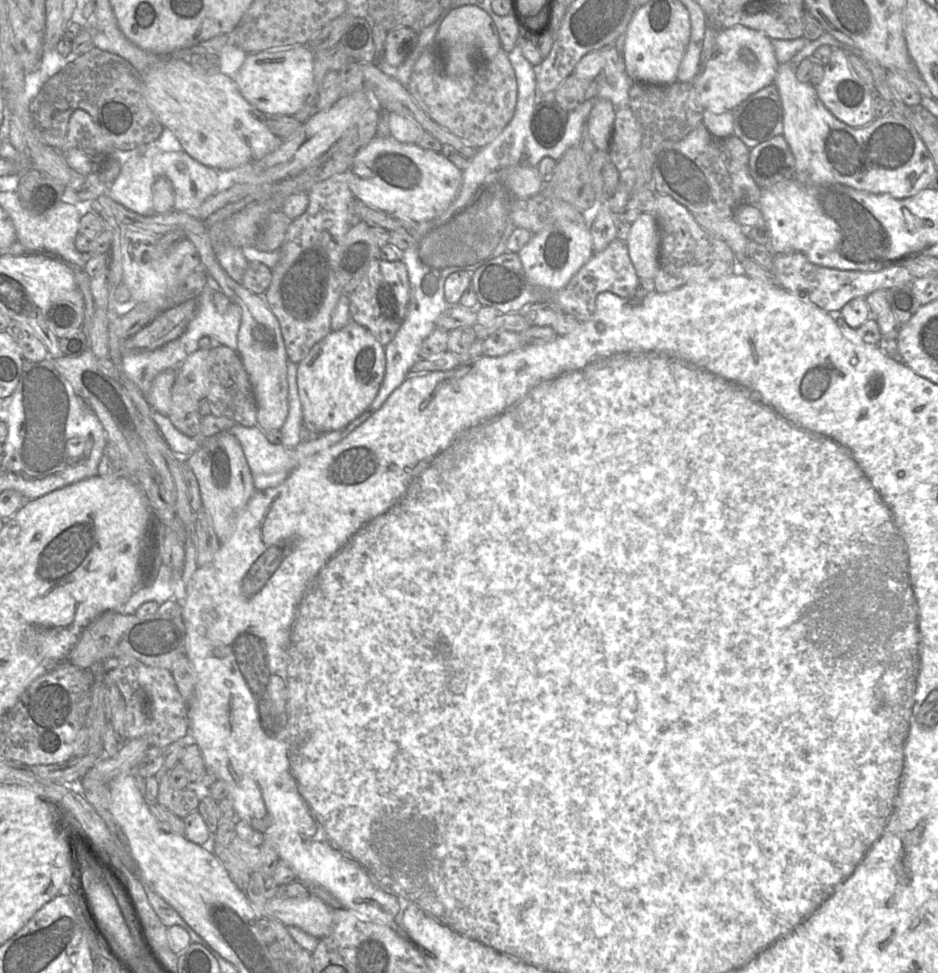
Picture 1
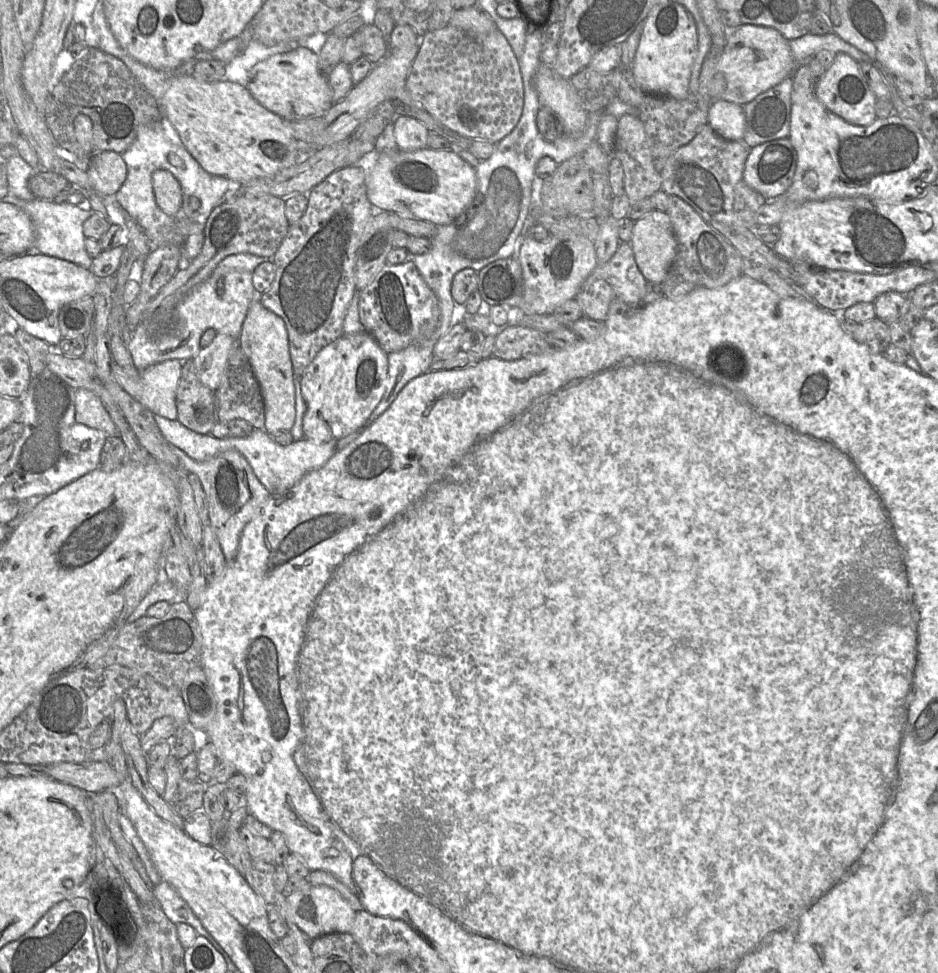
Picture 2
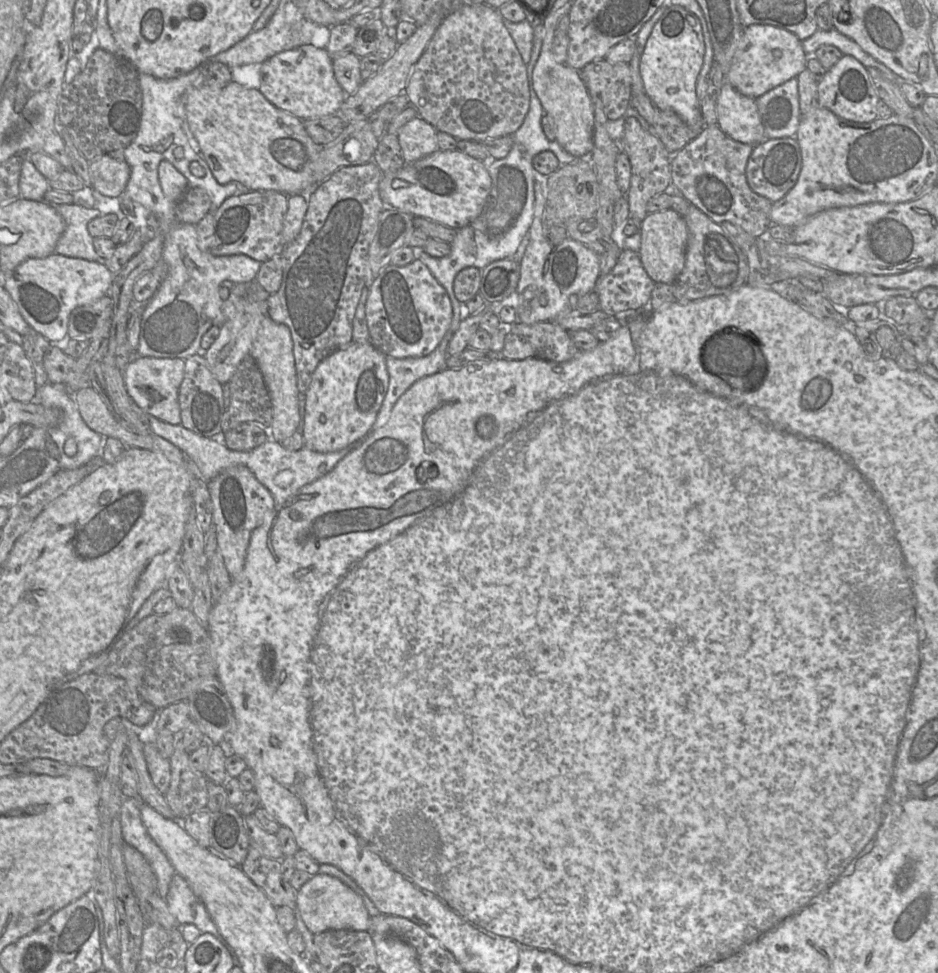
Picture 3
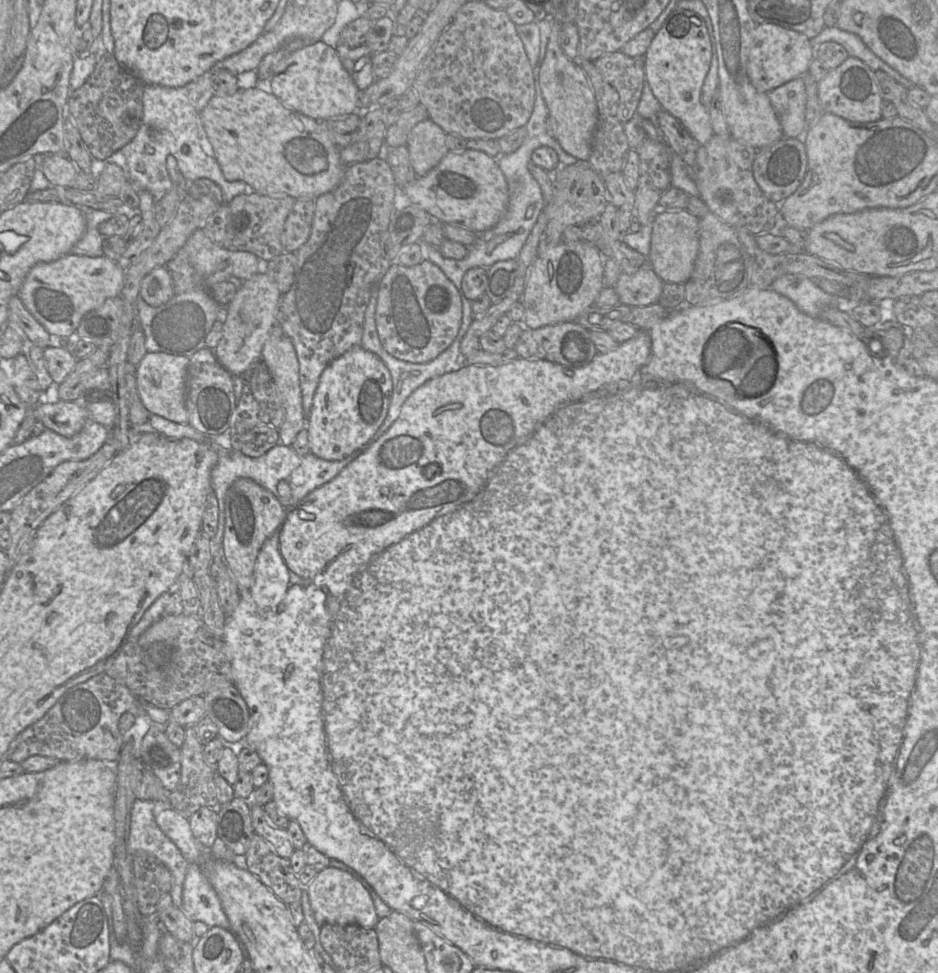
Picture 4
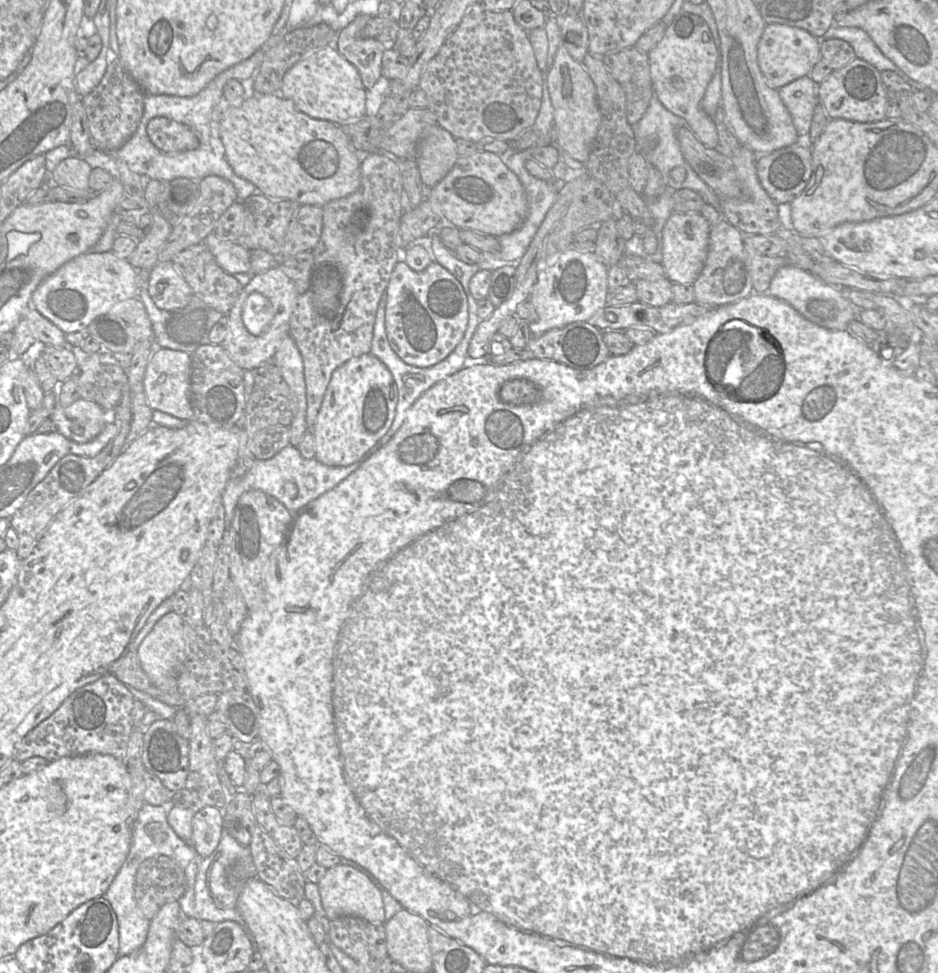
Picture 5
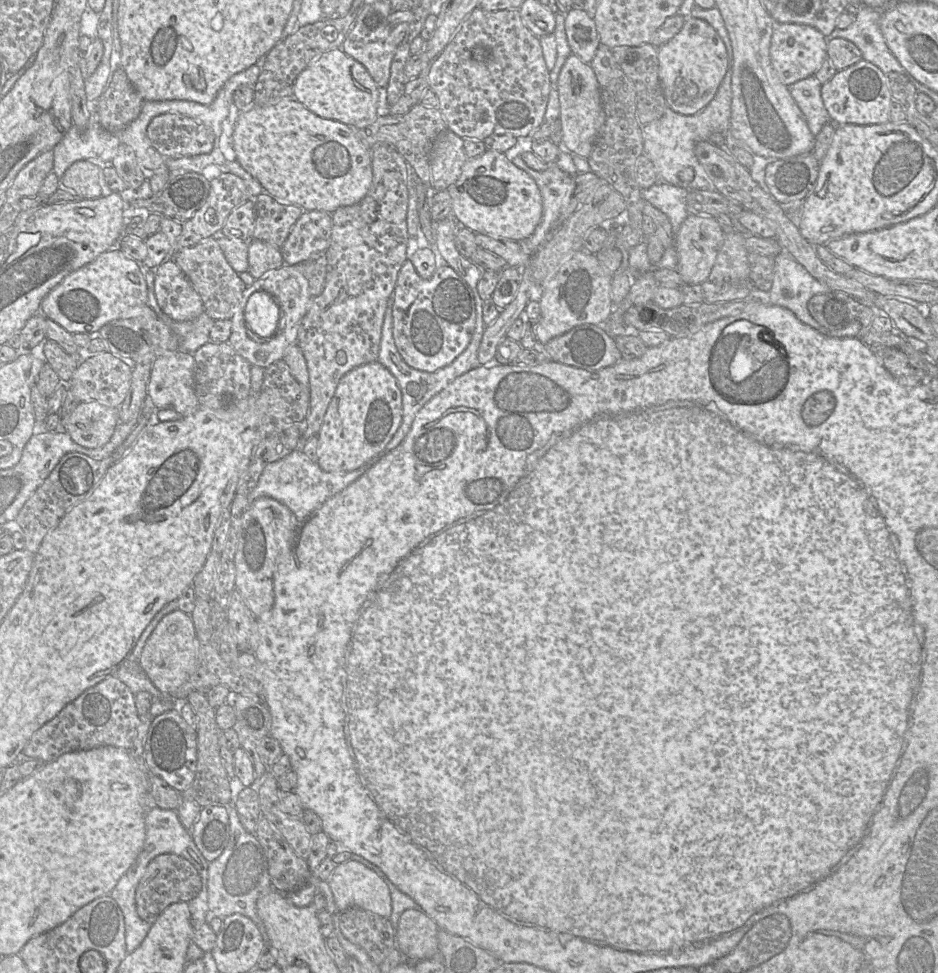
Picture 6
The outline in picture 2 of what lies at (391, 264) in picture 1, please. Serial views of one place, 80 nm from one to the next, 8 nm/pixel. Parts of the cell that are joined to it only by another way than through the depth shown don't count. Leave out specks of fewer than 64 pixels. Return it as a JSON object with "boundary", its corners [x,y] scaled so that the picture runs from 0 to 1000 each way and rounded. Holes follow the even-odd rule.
{"boundary":[[[434,267],[431,270],[412,271],[399,288],[383,302],[383,326],[388,340],[396,345],[412,362],[423,362],[441,351],[449,349],[459,341],[468,330],[467,307],[447,281],[442,271]]]}

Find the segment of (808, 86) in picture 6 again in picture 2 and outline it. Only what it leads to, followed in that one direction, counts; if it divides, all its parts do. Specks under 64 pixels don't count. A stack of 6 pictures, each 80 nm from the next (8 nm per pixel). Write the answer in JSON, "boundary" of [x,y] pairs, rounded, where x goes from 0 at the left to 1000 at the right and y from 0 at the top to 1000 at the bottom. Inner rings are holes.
{"boundary":[[[845,78],[792,108],[795,122],[792,143],[802,152],[841,141]]]}

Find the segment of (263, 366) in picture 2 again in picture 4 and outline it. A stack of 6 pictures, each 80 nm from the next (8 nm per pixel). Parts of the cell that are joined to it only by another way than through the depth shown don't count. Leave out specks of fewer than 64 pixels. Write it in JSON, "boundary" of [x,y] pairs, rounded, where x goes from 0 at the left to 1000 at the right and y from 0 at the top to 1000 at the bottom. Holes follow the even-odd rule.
{"boundary":[[[293,335],[279,359],[278,370],[287,379],[301,408],[304,418],[304,431],[296,440],[299,455],[310,458],[316,448],[324,441],[323,414],[319,387],[319,372],[311,349],[300,335]]]}

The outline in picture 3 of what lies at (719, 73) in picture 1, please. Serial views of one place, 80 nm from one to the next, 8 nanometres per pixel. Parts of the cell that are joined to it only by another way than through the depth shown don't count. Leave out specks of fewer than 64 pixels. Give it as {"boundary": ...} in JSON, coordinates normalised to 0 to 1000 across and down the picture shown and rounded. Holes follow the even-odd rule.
{"boundary":[[[823,26],[794,27],[775,83],[789,97],[806,102],[838,83],[850,80],[860,70],[860,62],[855,42],[845,34]]]}

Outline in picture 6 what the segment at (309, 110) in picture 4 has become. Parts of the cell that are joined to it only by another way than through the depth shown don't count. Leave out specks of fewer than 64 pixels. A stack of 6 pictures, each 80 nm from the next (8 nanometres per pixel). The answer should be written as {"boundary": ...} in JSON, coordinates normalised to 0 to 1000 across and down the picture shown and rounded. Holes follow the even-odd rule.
{"boundary":[[[364,49],[343,54],[335,61],[317,78],[312,95],[312,101],[338,119],[381,132],[392,129],[403,122],[404,98],[405,88],[391,71]]]}

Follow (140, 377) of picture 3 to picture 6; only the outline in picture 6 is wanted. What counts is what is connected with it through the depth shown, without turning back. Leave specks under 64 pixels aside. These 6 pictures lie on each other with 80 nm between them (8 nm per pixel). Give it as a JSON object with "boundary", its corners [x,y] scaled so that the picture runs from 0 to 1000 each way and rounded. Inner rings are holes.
{"boundary":[[[194,360],[177,362],[163,370],[157,403],[164,419],[183,420],[195,429],[205,427],[212,419],[207,400],[207,377],[206,363]]]}

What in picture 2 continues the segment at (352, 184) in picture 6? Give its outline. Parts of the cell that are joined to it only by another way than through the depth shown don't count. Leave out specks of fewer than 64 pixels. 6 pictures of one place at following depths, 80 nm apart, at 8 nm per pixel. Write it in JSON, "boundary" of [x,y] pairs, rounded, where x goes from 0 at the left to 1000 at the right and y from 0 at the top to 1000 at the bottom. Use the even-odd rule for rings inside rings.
{"boundary":[[[183,77],[170,103],[173,120],[178,122],[191,138],[195,150],[226,180],[262,188],[271,184],[291,181],[302,174],[325,166],[339,151],[312,141],[308,124],[279,109],[254,85],[243,82],[221,85],[206,78]]]}

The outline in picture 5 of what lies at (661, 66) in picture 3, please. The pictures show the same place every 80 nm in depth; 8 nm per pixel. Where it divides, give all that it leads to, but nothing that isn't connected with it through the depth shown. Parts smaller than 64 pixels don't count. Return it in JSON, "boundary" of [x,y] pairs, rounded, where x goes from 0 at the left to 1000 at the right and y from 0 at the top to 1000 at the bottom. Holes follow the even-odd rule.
{"boundary":[[[725,11],[711,27],[705,42],[691,54],[691,60],[696,95],[704,105],[714,115],[730,122],[732,131],[754,152],[764,151],[767,142],[763,129],[748,112],[749,99],[768,61],[767,51],[753,23],[746,16]]]}

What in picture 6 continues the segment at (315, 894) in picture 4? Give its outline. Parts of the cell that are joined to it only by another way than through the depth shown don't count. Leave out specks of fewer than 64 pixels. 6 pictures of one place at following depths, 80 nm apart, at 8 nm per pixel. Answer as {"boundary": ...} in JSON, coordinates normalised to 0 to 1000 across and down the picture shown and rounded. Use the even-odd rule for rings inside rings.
{"boundary":[[[369,885],[359,889],[349,908],[356,922],[359,936],[385,933],[406,942],[415,943],[418,937],[417,919],[410,904],[384,885]]]}

